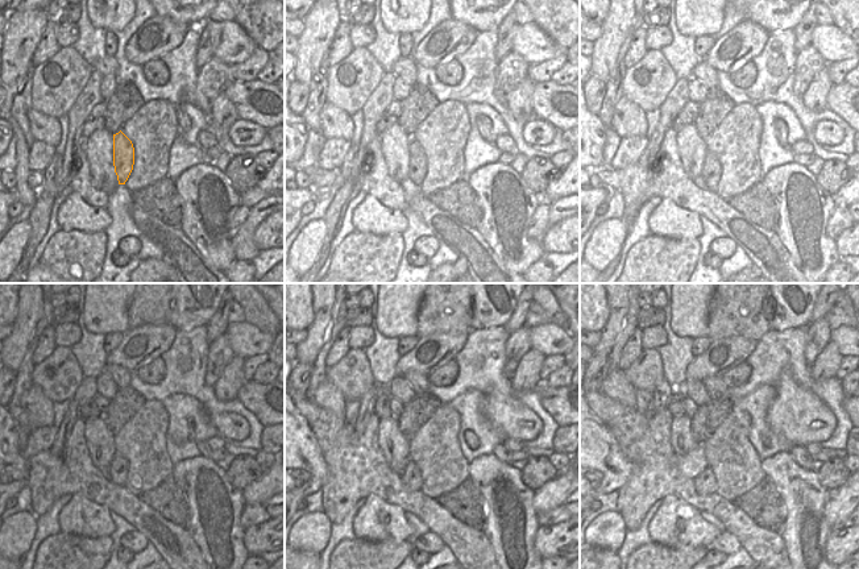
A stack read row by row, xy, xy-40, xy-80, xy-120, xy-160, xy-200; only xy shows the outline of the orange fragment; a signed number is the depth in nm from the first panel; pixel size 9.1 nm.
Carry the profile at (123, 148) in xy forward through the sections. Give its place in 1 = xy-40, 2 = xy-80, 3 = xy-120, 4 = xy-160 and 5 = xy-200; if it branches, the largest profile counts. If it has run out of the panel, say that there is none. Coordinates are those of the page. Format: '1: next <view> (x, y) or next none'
1: next xy-40 (416, 158)
2: next xy-80 (712, 169)
3: next xy-120 (121, 464)
4: next xy-160 (414, 486)
5: next xy-200 (704, 487)

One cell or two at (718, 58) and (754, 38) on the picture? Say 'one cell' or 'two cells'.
one cell

